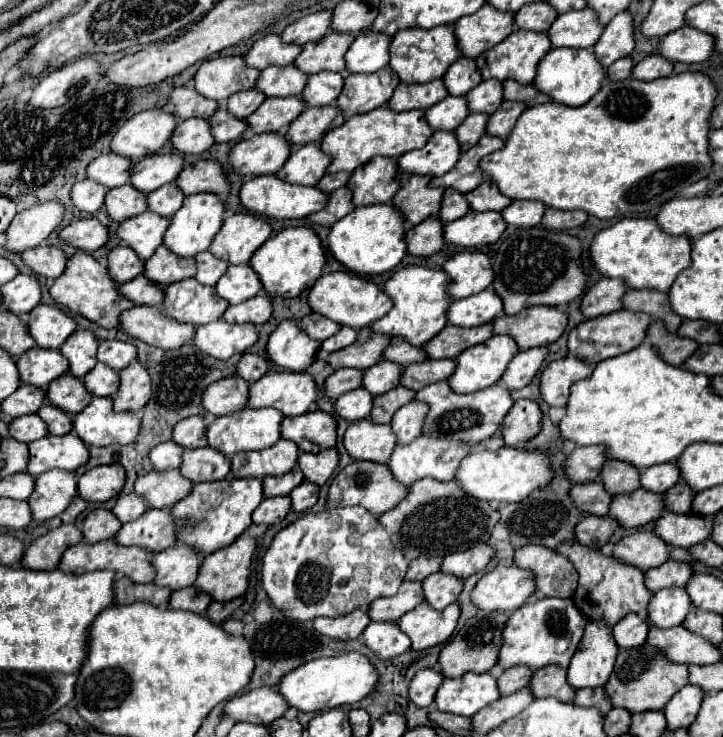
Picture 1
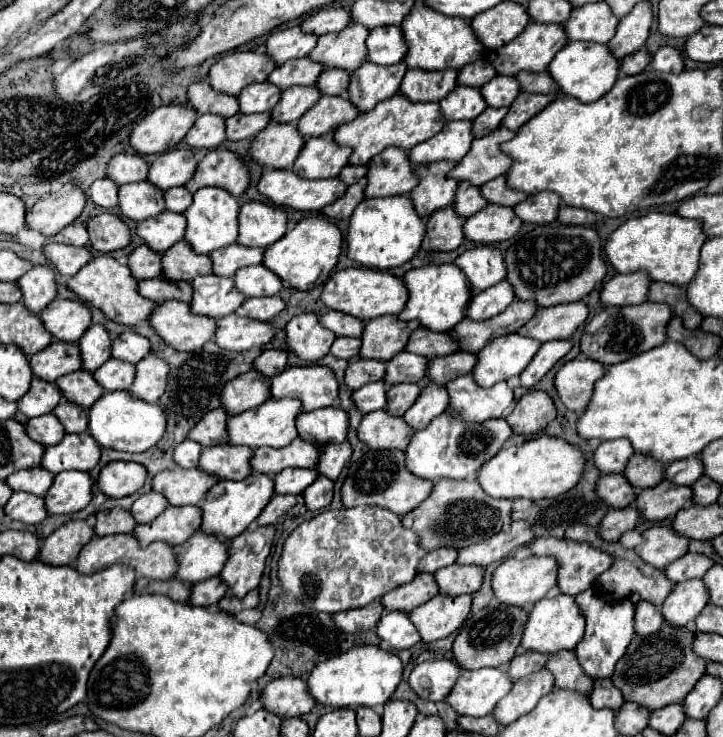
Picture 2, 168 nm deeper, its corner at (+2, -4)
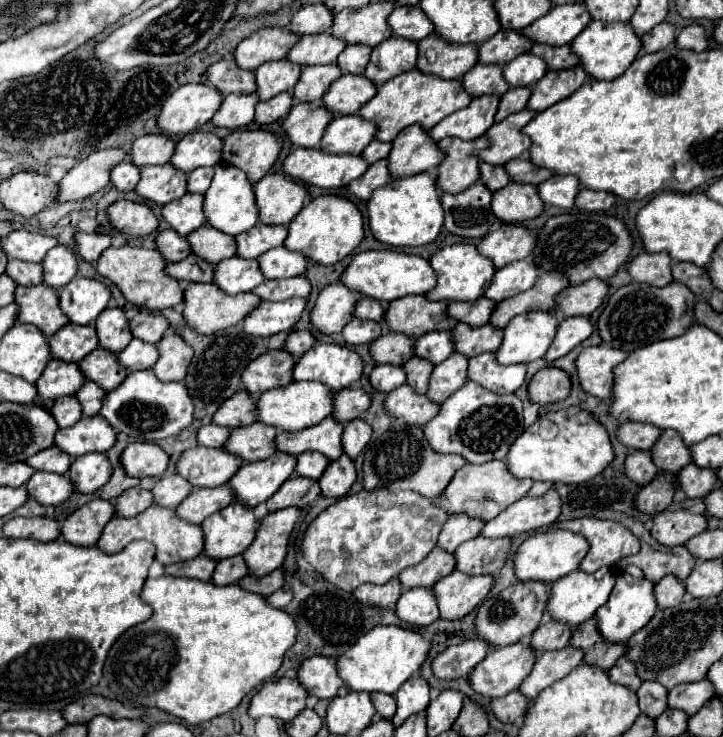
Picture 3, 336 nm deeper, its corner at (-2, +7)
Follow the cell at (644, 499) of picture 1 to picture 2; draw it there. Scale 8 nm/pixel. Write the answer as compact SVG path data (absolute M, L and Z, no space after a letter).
M662 481L652 489L642 489L636 497L636 507L650 521L674 517L686 503L692 503L692 487Z

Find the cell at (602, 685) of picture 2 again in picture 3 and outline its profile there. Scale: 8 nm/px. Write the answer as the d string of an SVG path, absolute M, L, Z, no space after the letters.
M624 656L618 658L616 664L608 670L608 676L614 684L622 684L622 686L630 688L632 692L636 692L640 686L640 678L636 676L632 664L628 664L628 660L624 660Z

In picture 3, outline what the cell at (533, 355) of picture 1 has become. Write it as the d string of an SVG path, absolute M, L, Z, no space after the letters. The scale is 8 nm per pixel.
M566 318L558 324L558 332L554 342L550 344L544 360L546 362L554 362L556 358L568 354L574 346L578 346L582 340L586 340L592 334L592 322L588 318Z

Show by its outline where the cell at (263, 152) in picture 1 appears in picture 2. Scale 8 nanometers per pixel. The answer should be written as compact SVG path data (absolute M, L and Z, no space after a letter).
M270 121L268 127L252 141L250 157L264 167L292 169L302 145L304 137L296 125Z

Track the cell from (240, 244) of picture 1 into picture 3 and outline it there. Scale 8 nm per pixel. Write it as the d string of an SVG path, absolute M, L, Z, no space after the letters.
M266 174L254 184L254 194L262 224L288 226L304 206L306 188L298 182L292 182L288 176Z

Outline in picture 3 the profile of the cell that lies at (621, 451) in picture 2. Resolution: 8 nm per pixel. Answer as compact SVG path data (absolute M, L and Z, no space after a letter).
M620 424L618 426L618 442L624 444L626 448L636 448L636 450L650 450L652 444L656 442L656 436L660 436L658 428L652 428L648 424Z

